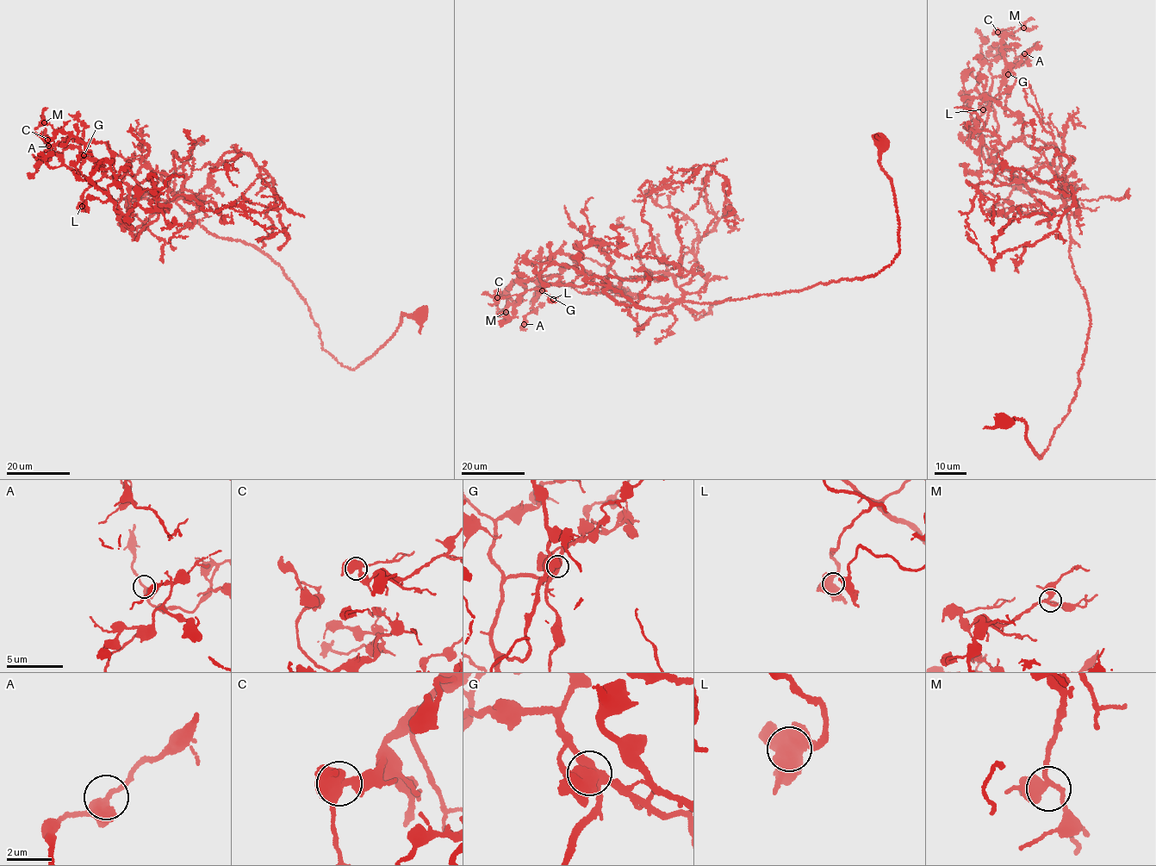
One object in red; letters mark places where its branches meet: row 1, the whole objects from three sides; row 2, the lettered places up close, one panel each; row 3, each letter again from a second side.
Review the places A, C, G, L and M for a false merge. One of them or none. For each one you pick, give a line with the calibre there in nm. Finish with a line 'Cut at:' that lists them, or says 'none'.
G: 550 nm thick
Cut at: G

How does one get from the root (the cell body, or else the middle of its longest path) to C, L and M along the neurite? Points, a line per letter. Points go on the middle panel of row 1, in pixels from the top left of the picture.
C: (882, 143), (900, 246), (873, 276), (654, 310), (619, 304), (593, 276), (518, 279), (497, 297)
L: (882, 143), (900, 246), (873, 276), (654, 310), (619, 304), (601, 277), (545, 262), (553, 299)
M: (882, 143), (900, 246), (873, 276), (654, 310), (619, 304), (601, 277), (556, 276), (512, 283), (506, 312)

